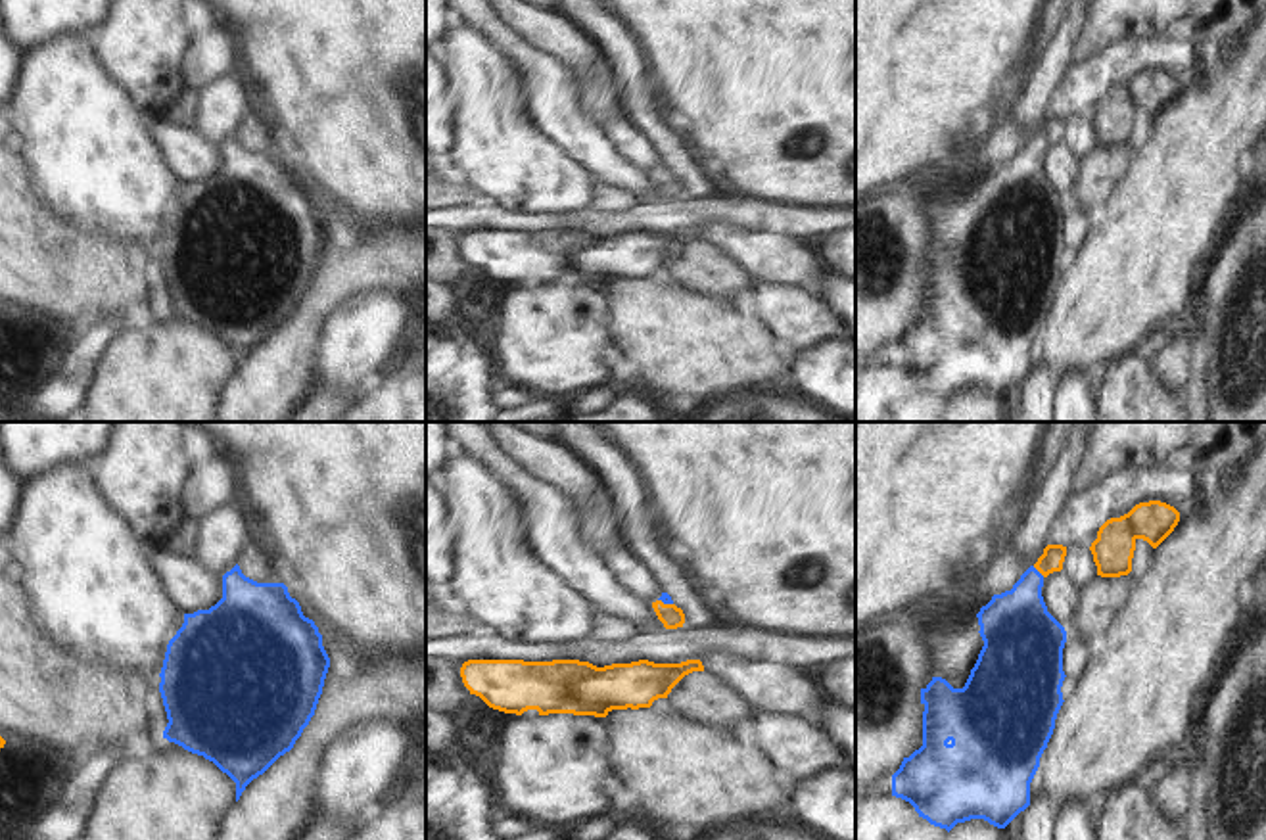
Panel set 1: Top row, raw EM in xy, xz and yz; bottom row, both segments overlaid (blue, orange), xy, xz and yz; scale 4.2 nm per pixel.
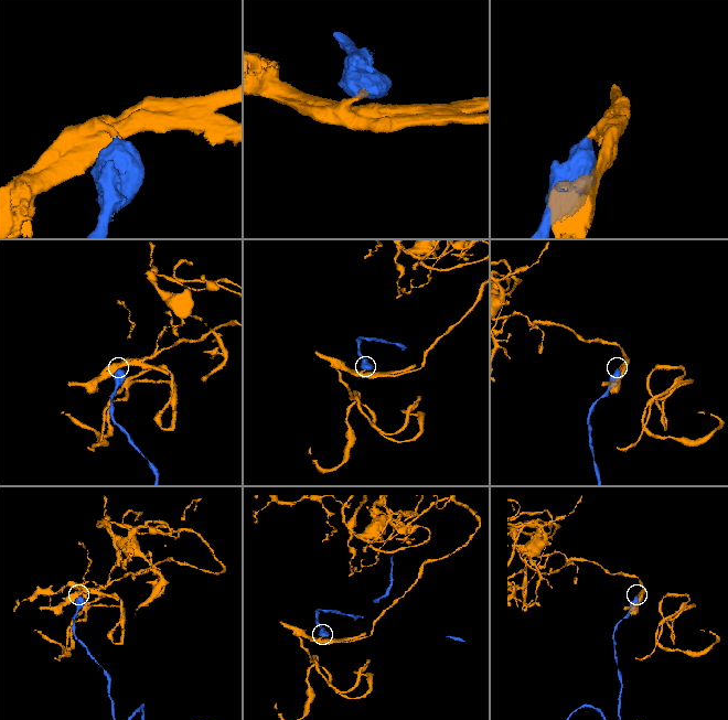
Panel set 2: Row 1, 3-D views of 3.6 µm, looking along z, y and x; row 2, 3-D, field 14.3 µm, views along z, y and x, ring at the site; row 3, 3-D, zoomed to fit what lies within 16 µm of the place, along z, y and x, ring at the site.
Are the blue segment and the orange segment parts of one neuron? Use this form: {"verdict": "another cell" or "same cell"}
{"verdict": "same cell"}

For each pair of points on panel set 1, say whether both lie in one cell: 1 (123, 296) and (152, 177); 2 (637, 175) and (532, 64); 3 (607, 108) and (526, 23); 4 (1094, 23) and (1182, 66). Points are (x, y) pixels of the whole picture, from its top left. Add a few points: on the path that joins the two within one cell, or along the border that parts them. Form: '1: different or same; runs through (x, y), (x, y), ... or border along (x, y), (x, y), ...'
1: different; border along (93, 236), (135, 242), (139, 246)
2: same; runs through (607, 158), (559, 110), (555, 94)
3: same; runs through (595, 83), (591, 70), (551, 31)
4: different; border along (1163, 31), (1151, 37), (1117, 41), (1086, 60)

